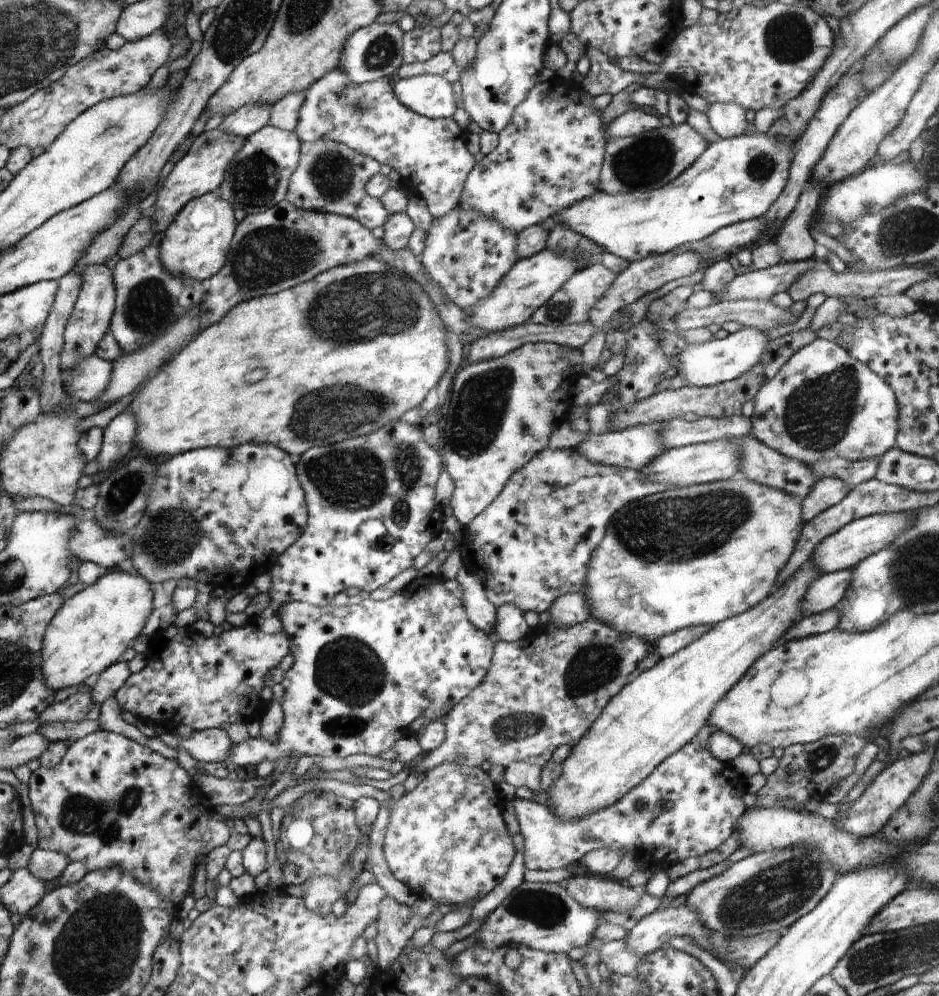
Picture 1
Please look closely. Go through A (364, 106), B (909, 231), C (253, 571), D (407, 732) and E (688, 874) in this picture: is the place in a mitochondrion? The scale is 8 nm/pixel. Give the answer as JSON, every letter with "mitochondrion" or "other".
{"A":"mitochondrion","B":"mitochondrion","C":"other","D":"other","E":"other"}

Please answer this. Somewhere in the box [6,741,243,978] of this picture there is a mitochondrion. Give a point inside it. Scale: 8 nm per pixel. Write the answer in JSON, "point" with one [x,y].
{"point":[78,817]}

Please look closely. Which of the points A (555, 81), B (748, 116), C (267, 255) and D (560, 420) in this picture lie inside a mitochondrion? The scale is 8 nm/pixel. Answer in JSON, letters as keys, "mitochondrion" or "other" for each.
{"A":"other","B":"other","C":"mitochondrion","D":"other"}

